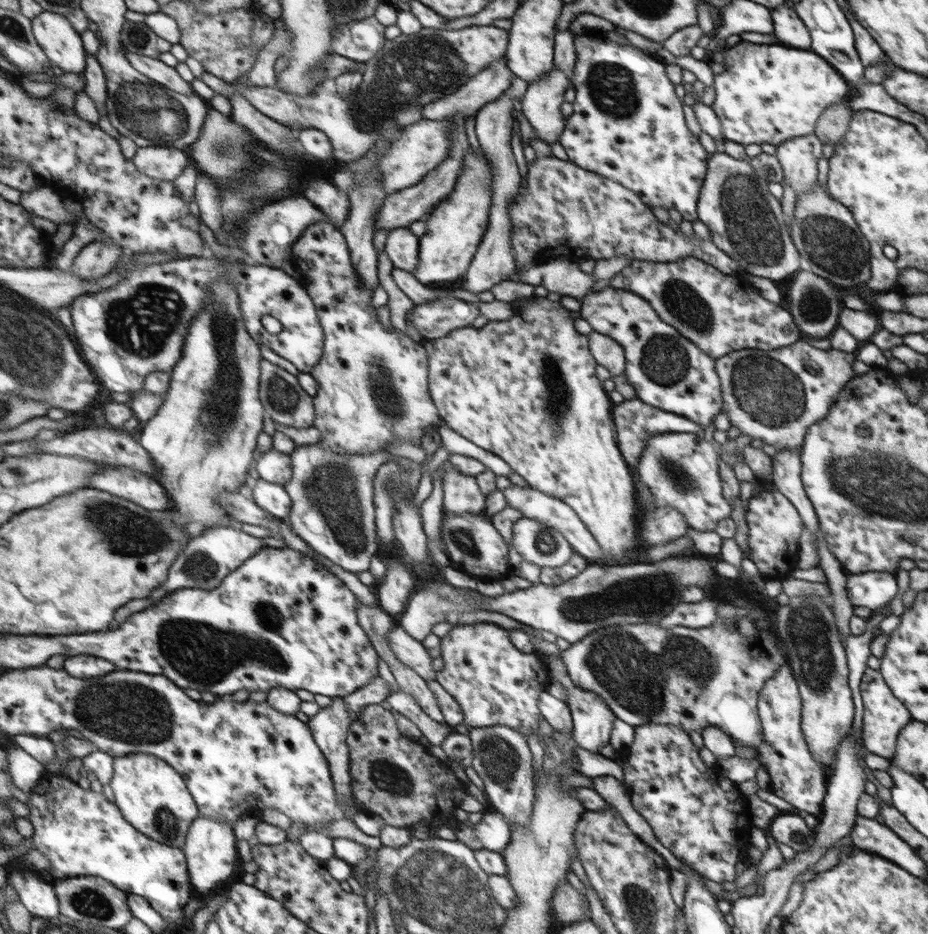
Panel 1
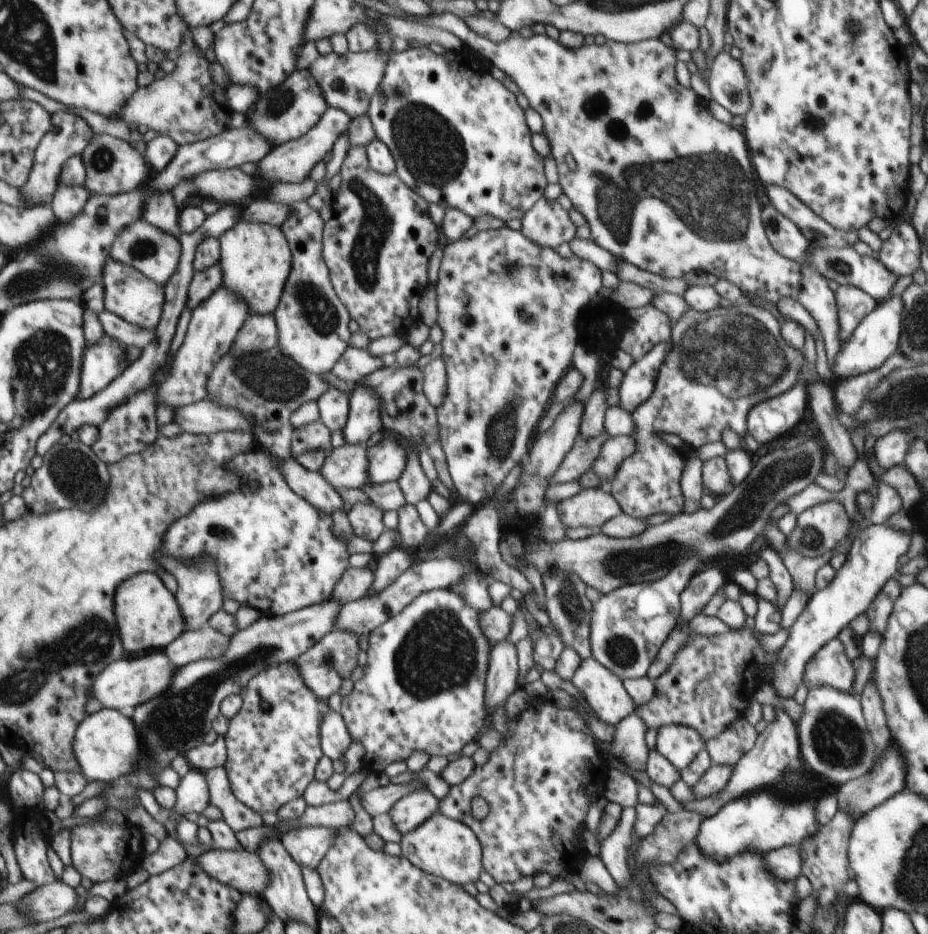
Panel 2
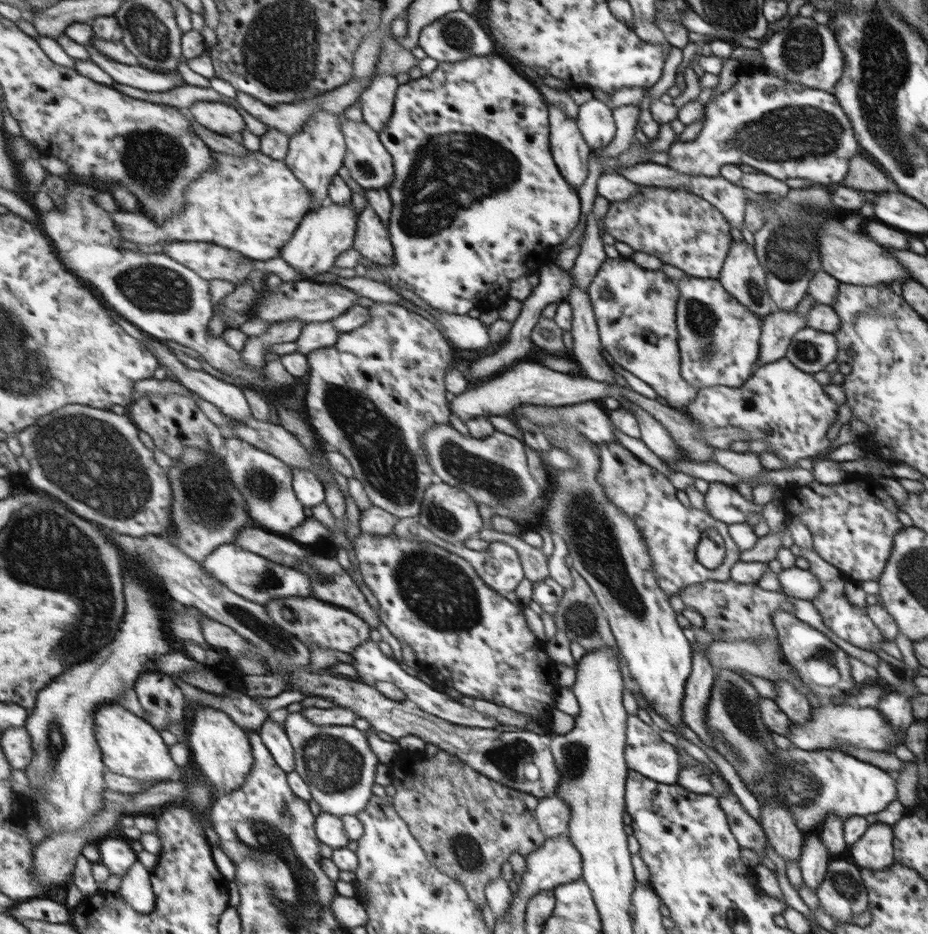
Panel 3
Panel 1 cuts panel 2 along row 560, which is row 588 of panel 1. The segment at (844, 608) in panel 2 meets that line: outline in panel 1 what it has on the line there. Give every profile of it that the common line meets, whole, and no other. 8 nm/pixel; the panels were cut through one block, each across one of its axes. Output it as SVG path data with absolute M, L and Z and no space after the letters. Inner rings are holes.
M864 572L864 574L847 574L846 592L854 607L863 606L872 612L888 607L890 600L898 594L897 574L888 572Z

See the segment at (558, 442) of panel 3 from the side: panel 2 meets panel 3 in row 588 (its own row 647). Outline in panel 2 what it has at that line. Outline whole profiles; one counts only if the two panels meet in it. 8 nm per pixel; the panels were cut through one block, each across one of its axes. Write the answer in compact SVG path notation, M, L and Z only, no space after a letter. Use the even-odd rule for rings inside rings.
M696 556L688 558L682 565L670 570L664 578L654 582L626 584L608 594L602 594L592 602L590 620L590 648L592 657L607 670L613 671L620 679L646 677L650 664L662 649L662 644L674 630L680 616L680 592L692 574L699 570L700 560ZM686 566L686 576L684 576Z

